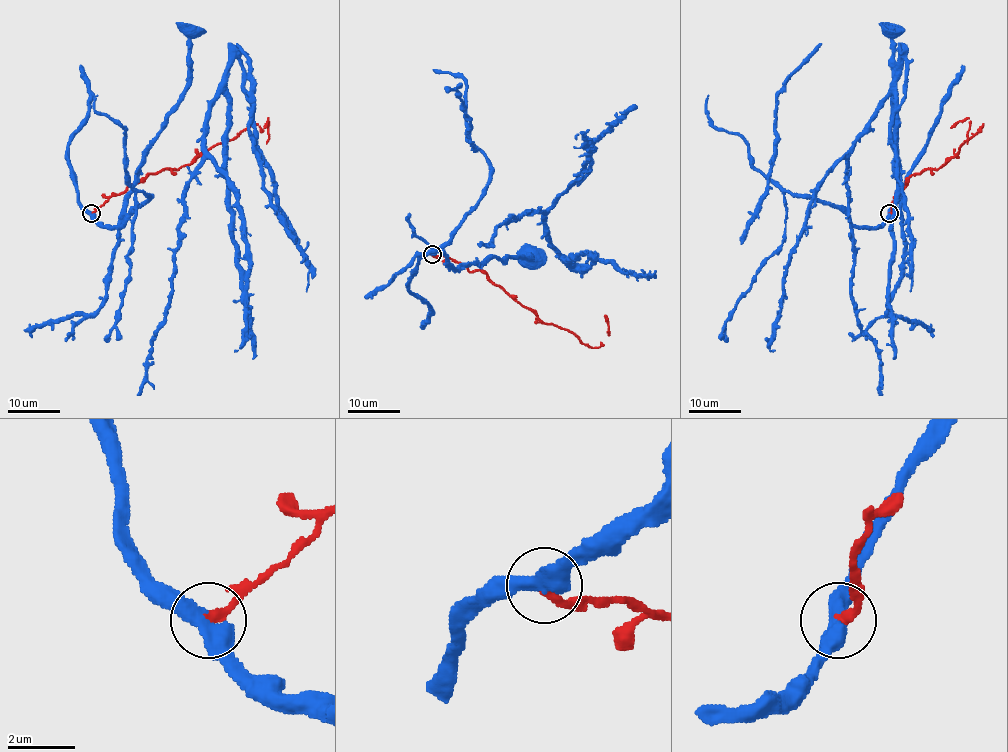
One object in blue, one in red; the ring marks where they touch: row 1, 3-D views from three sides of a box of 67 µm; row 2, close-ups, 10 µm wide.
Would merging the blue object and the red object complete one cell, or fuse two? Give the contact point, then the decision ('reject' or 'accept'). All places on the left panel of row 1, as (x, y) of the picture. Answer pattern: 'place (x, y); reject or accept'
place (91, 213); reject

